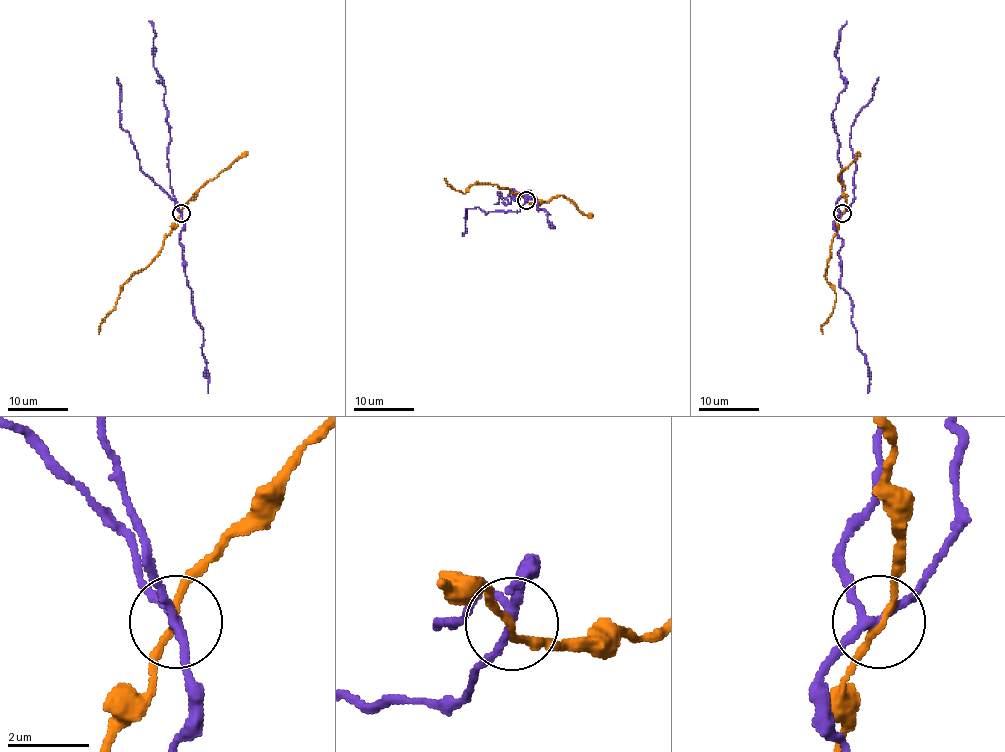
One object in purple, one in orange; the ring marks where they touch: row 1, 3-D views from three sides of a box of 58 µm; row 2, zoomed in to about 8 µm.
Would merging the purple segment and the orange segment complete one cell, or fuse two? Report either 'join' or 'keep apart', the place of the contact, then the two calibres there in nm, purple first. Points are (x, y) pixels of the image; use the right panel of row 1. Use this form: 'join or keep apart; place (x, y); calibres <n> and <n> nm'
join; place (842, 213); calibres 180 and 150 nm

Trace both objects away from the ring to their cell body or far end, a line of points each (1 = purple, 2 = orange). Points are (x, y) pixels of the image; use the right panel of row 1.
1: (842, 214), (837, 202), (843, 185), (842, 165), (833, 110), (845, 88), (836, 56), (839, 30), (846, 21)
2: (842, 214), (837, 232), (831, 240), (825, 279), (836, 294), (834, 308), (821, 328), (822, 334)

